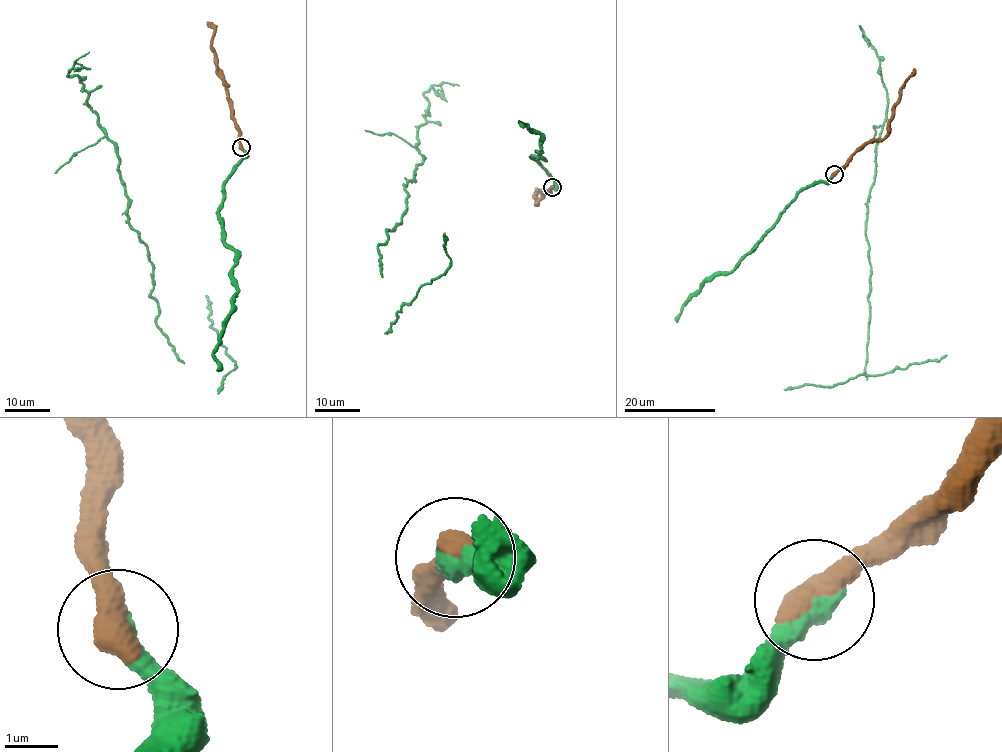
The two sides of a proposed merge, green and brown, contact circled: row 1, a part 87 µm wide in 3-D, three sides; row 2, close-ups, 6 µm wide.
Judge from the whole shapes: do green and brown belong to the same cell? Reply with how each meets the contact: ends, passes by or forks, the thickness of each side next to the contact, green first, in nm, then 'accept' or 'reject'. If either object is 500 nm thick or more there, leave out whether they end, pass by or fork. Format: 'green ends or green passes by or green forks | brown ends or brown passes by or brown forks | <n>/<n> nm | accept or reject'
440/600 nm | accept

